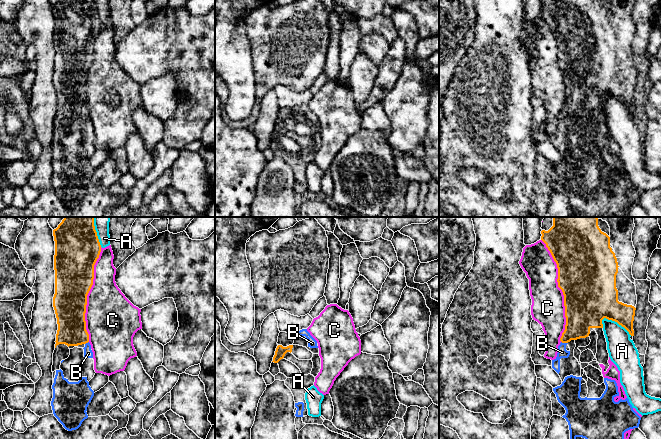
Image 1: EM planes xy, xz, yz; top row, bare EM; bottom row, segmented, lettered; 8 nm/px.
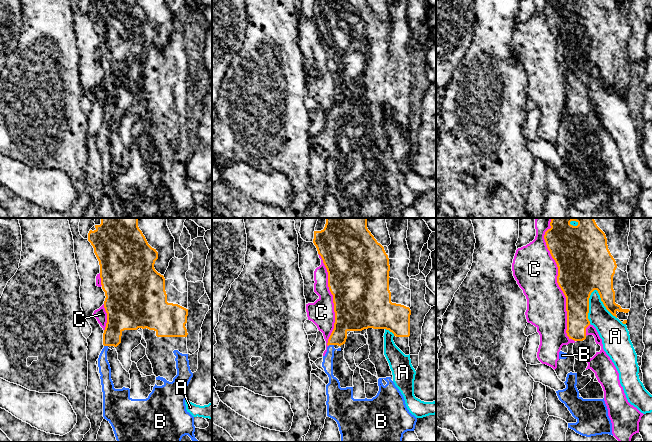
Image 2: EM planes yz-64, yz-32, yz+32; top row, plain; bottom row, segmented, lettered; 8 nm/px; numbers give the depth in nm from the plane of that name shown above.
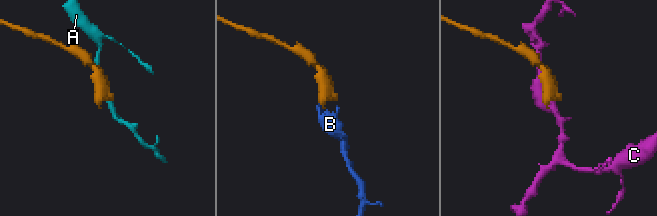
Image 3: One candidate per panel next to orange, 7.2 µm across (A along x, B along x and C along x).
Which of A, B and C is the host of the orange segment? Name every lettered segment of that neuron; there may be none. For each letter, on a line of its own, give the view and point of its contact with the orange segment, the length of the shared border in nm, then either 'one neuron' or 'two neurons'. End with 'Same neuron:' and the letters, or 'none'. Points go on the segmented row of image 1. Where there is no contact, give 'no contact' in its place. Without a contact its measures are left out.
A: contact yz (616, 321); length 280 nm; two neurons
B: contact yz (564, 342); length 60 nm; one neuron
C: contact yz (561, 289); length 850 nm; two neurons
Same neuron: B

